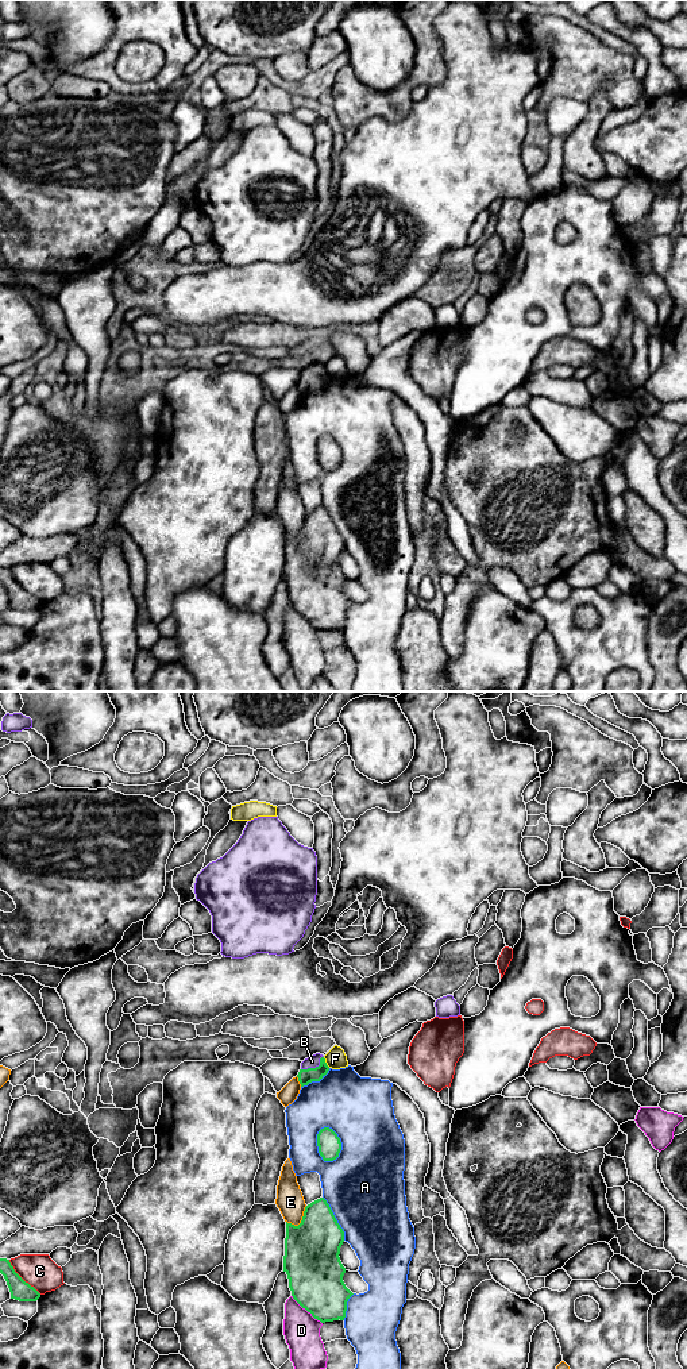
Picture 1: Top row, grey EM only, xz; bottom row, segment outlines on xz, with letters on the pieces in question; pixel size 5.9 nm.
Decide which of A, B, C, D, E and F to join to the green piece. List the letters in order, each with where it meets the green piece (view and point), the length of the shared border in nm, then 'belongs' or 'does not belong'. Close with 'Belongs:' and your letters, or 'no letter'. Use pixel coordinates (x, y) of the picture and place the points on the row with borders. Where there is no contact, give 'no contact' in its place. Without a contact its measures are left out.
A: contact xz (340, 1142); length 220 nm; does not belong
B: contact xz (313, 1068); length 160 nm; does not belong
C: contact xz (22, 1279); length 280 nm; does not belong
D: contact xz (307, 1310); length 260 nm; does not belong
E: contact xz (301, 1221); length 160 nm; does not belong
F: contact xz (325, 1063); length 80 nm; does not belong
Belongs: no letter

